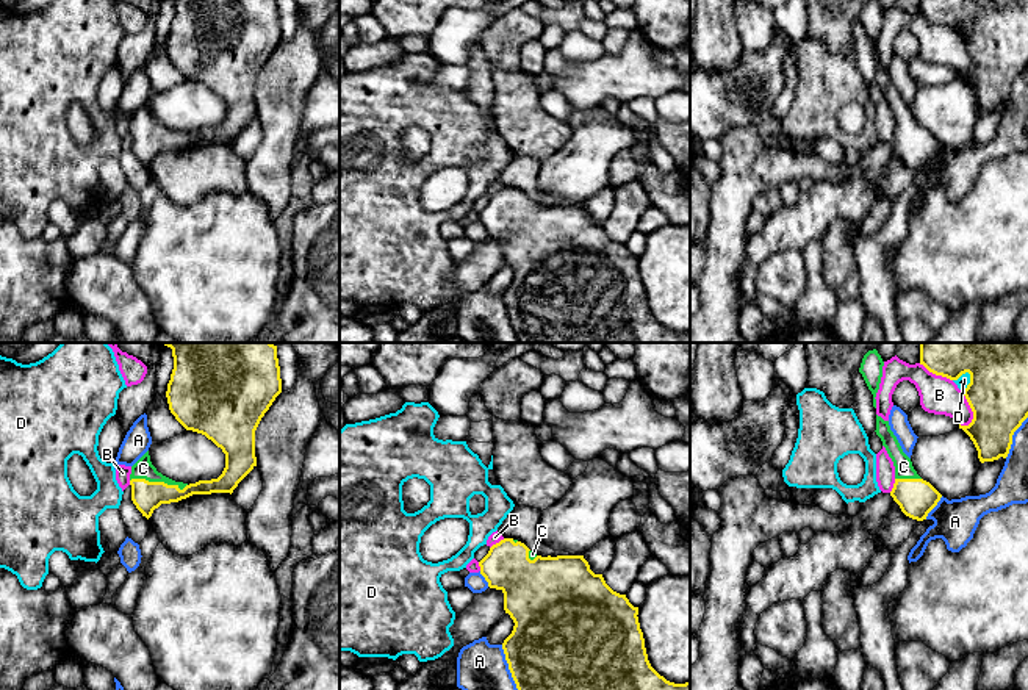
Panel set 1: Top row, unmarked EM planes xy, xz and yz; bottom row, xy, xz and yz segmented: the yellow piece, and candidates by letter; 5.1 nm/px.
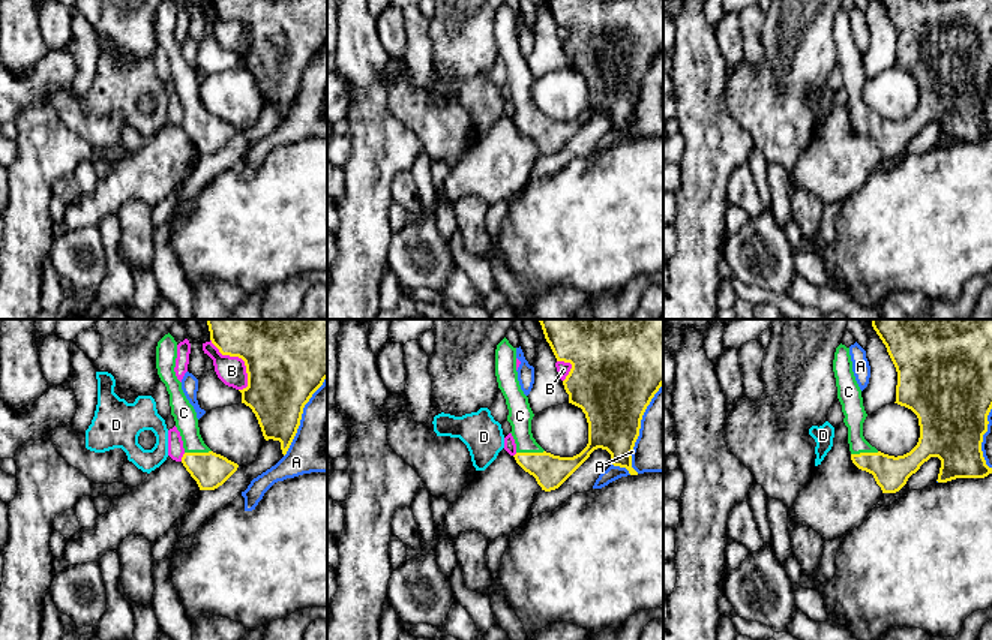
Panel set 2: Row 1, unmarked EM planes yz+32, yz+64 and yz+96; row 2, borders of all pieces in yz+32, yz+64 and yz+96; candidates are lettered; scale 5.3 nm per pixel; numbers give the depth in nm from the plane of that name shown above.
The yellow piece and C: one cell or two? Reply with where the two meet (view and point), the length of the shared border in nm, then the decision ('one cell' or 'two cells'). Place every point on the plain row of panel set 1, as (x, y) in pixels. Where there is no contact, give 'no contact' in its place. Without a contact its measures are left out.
contact xy (158, 132); length 300 nm; one cell

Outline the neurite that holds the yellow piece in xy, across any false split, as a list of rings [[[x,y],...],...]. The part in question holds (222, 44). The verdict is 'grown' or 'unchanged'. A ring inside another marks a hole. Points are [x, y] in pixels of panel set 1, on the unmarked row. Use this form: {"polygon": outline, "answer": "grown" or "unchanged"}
{"polygon": [[[172,0],[172,6],[174,19],[166,41],[169,59],[186,80],[205,84],[222,99],[225,117],[217,128],[188,135],[158,122],[147,100],[130,124],[131,150],[147,169],[161,153],[178,152],[192,144],[232,144],[257,116],[255,80],[282,42],[277,0]]], "answer": "grown"}

